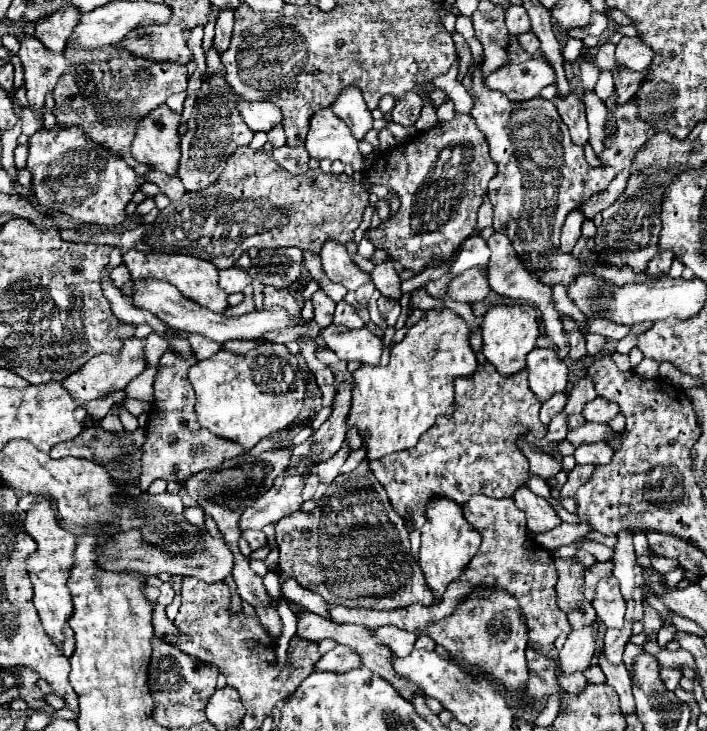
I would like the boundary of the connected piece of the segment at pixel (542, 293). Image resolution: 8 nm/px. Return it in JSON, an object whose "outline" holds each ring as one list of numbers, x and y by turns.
{"outline":[[494,233,494,235,488,239,488,247,490,247,490,251,492,251,492,255,490,255,490,265,488,265,488,283,490,283,492,291,496,291,496,293,500,293,500,295,506,295,506,297,510,297,510,299,536,303,536,305,540,307,540,311,542,311,542,319,544,319,544,325,546,325,546,335,548,335,548,337,552,339,552,343,558,347,558,351,556,351,558,357,564,359,564,357,568,355,568,351,566,351,566,337,564,337,564,331,562,331,562,321,558,319,560,313,558,313,558,311,554,309,554,305,552,305,552,289,546,287,546,285,542,285,542,283,538,283,538,279,534,279,534,275,530,275,530,273,522,267,520,259,518,259,518,255,516,255,516,251,514,251,514,247,512,247,512,243,510,243,510,239,508,239,506,235]]}

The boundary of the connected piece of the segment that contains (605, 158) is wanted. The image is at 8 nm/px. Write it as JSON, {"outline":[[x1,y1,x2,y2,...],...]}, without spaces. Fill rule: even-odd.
{"outline":[[612,95,606,105,608,109,616,111,616,135,612,141,604,141,604,153,600,155,600,161,616,171,630,169,634,151,654,135,654,129,638,119,634,105,616,107,616,95]]}

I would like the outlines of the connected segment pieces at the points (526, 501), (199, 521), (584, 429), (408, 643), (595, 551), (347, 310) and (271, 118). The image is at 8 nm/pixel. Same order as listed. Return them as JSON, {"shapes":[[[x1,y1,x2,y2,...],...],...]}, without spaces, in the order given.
{"shapes":[[[520,487,514,493,514,503,526,513,528,529,532,533,544,533,562,523,562,519,556,515,552,505,546,499,534,495,528,487]],[[185,506,184,508,184,517,192,523,192,525,196,525,196,527,200,527,200,529,205,530,205,512,200,507,190,507]],[[586,423,574,431,568,433,568,441,574,445,574,447,580,447,580,445,586,445,586,443,596,443,596,441,610,441,614,439,614,431,610,429,610,425,606,423]],[[378,627,372,631,372,635,398,657,404,657,406,653,410,653,416,641,416,635,410,635,408,631,402,631,398,627]],[[584,539,581,543,581,548,592,553,598,559,598,562,611,560,614,554,612,548,591,539]],[[340,301,340,303,336,305,334,317,336,317,336,321,340,321,340,325,350,327,350,329,358,329,358,327,364,325,364,321,360,319,358,311,356,311,352,305,348,305,346,301]],[[236,95,236,109,242,121,252,131,268,131,272,125,282,121,282,113,278,111,278,107,268,101,246,101]]]}

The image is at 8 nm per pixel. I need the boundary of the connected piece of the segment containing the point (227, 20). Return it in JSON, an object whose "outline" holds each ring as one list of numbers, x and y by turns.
{"outline":[[230,7,222,9,216,19,216,37,214,37,218,51,226,51,226,45,230,43,232,35,232,25,234,25,234,11]]}

